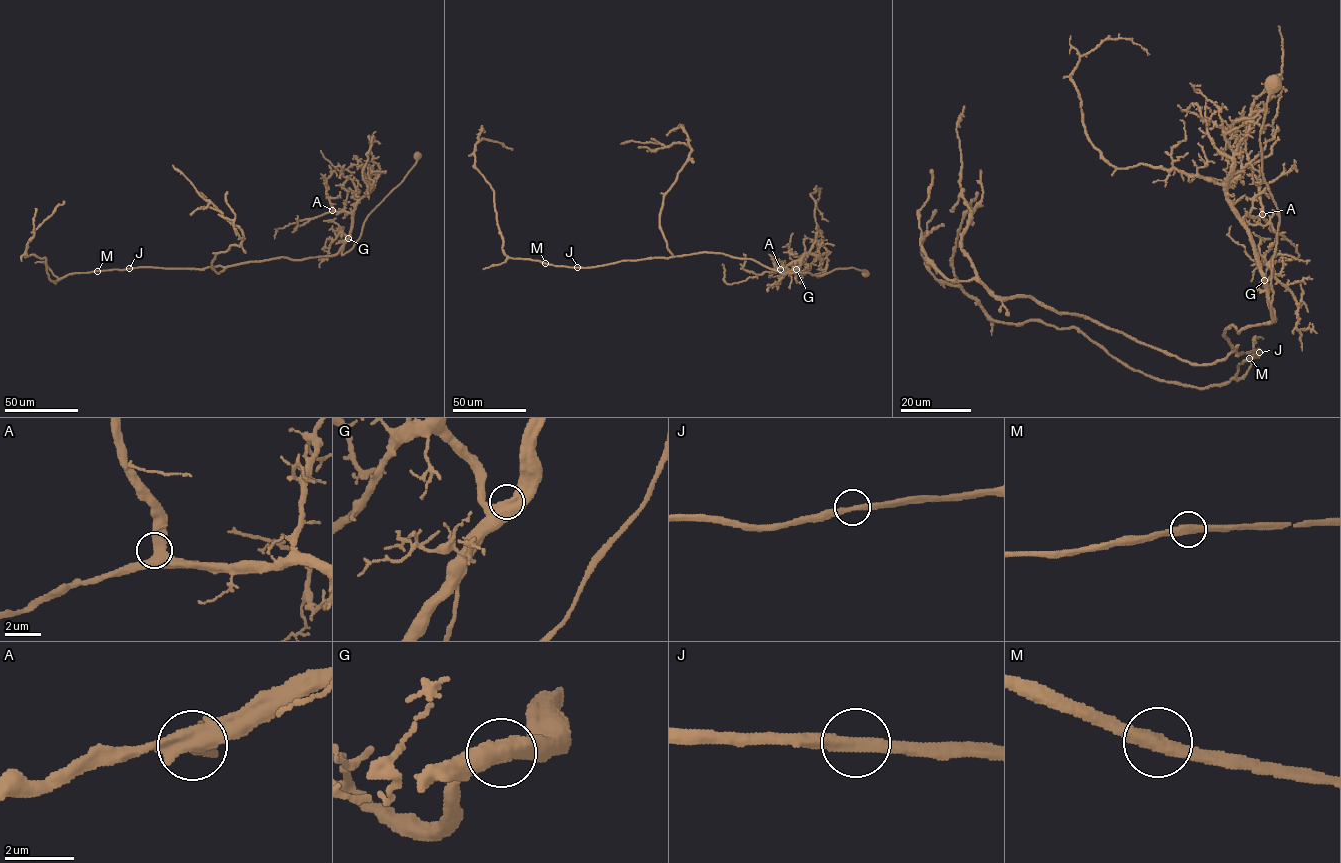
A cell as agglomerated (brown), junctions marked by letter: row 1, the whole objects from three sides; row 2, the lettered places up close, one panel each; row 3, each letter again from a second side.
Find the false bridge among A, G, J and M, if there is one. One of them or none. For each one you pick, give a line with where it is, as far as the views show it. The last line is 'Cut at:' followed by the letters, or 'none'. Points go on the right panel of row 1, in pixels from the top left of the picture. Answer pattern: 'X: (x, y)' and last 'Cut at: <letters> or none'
Cut at: none

